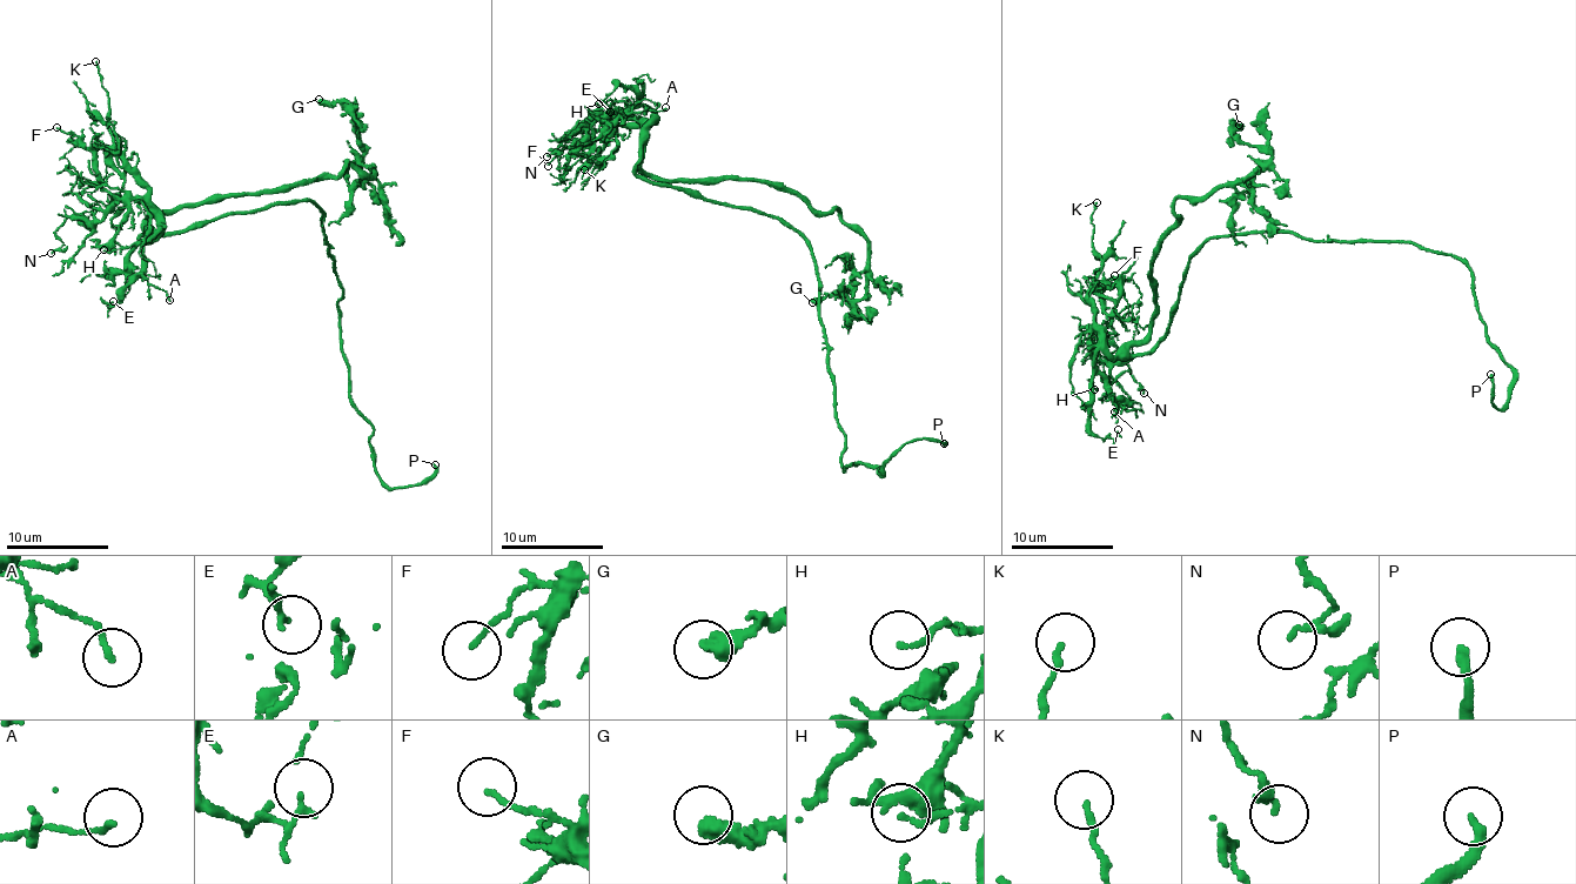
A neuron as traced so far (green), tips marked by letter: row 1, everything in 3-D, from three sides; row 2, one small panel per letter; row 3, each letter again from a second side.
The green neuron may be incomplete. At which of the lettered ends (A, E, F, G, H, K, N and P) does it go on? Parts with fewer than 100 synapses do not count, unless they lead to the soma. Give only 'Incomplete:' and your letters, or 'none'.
Incomplete: P

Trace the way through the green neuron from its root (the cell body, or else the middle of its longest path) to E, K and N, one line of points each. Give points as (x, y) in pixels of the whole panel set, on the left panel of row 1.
E: (234, 212), (140, 236), (146, 242), (146, 234), (160, 232), (145, 245), (142, 273), (113, 301)
K: (234, 212), (140, 240), (156, 232), (156, 208), (147, 183), (114, 141), (108, 91), (95, 61)
N: (234, 212), (145, 234), (146, 242), (156, 221), (142, 203), (116, 200), (69, 216), (51, 253)

